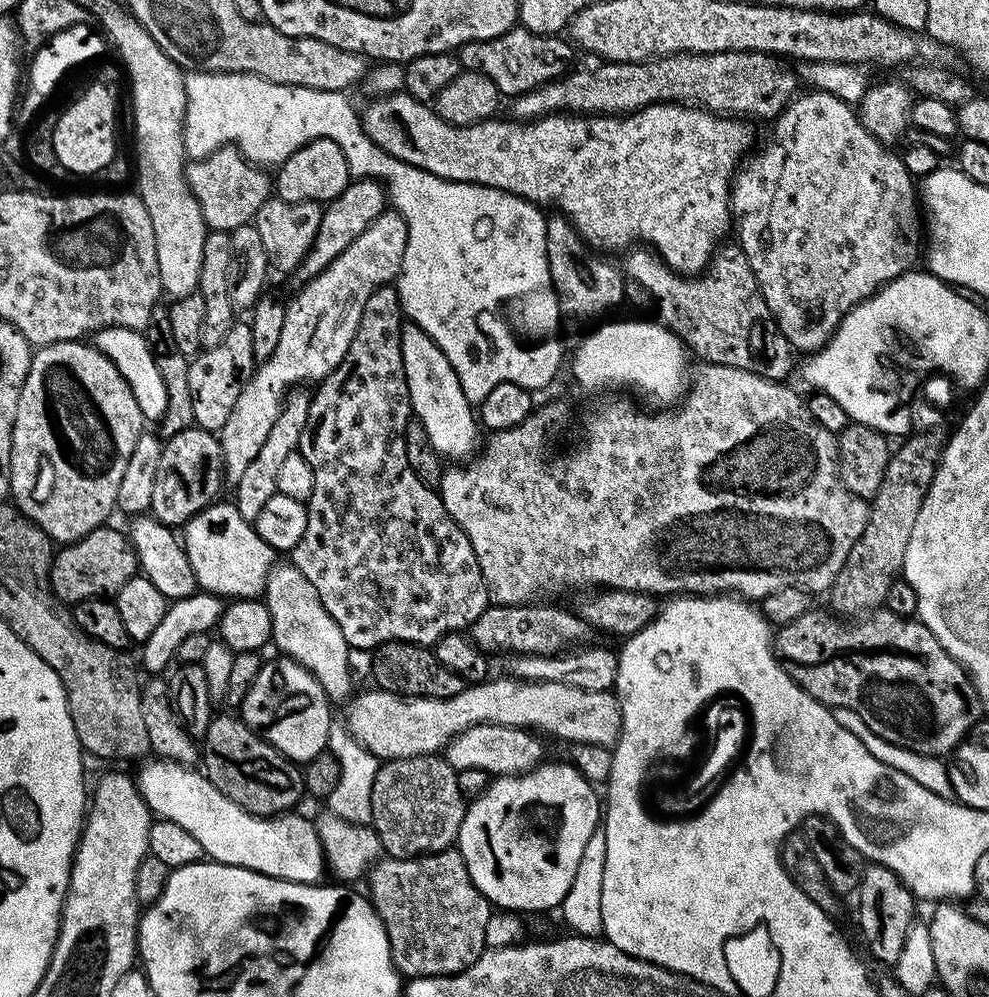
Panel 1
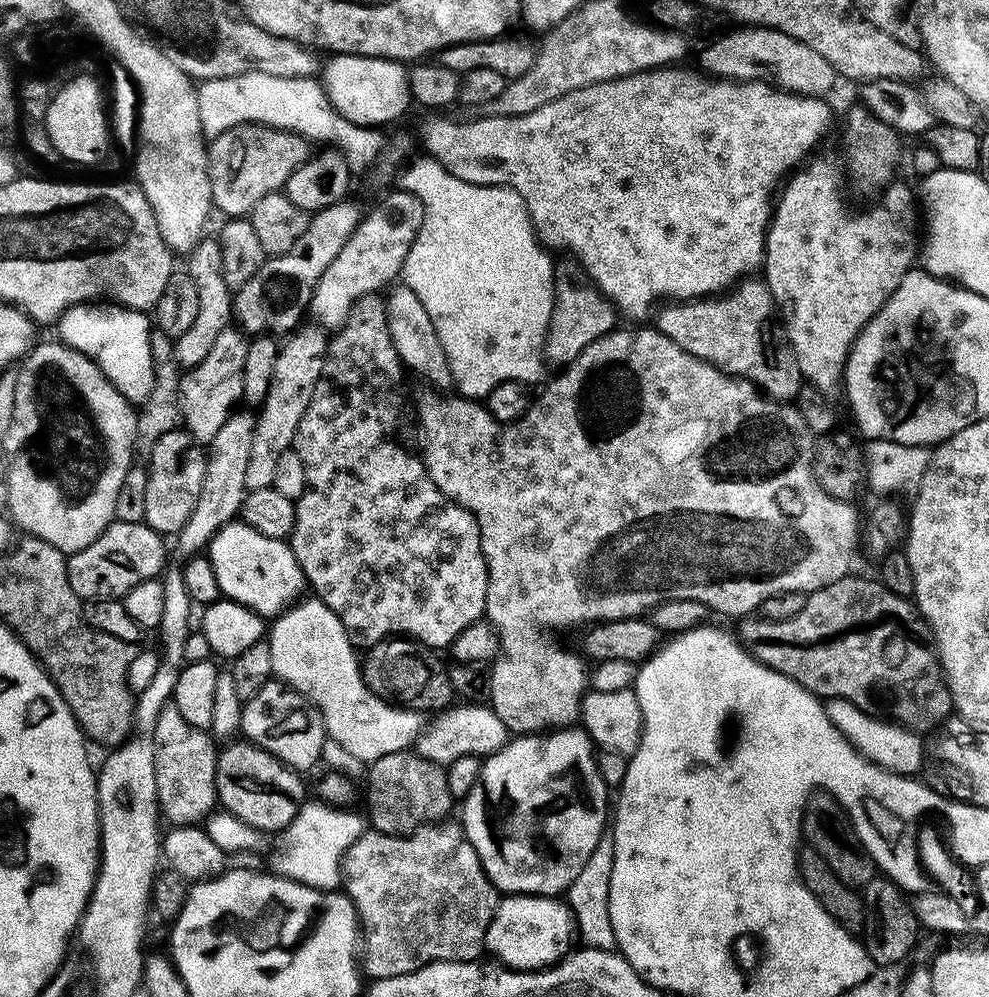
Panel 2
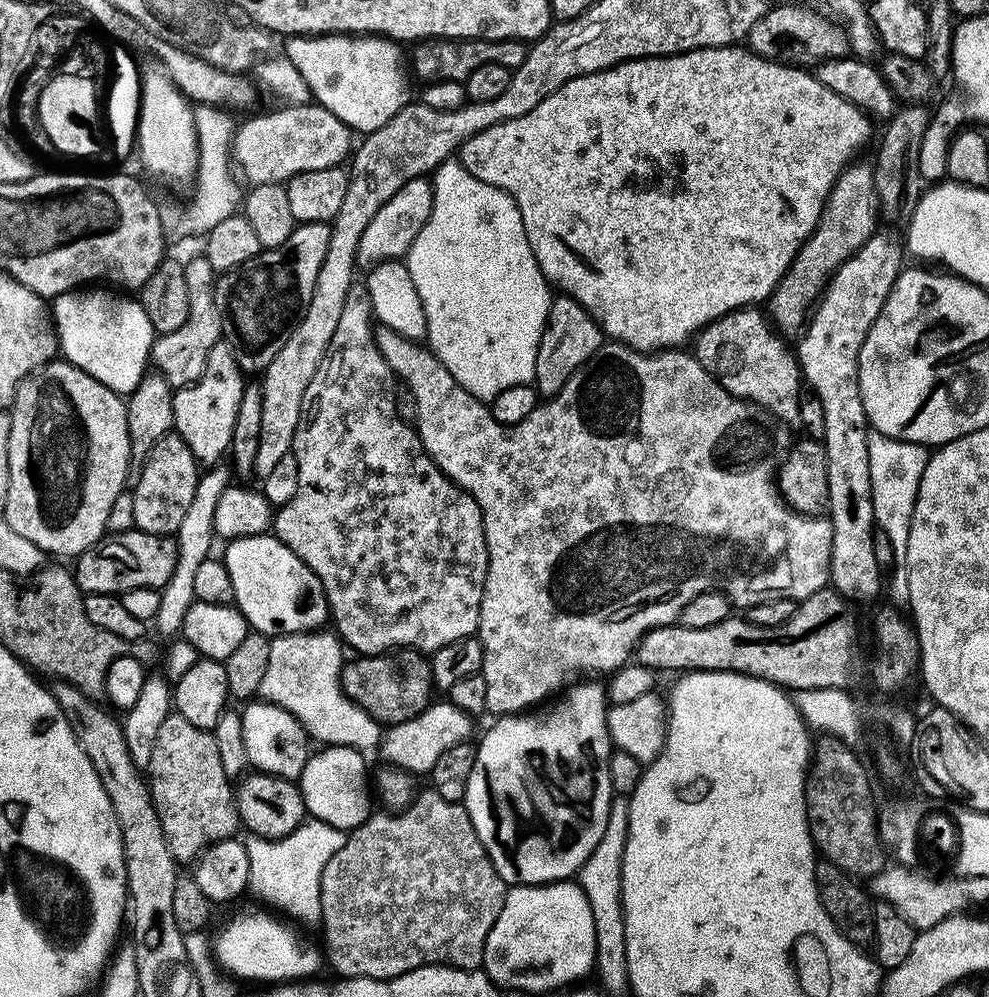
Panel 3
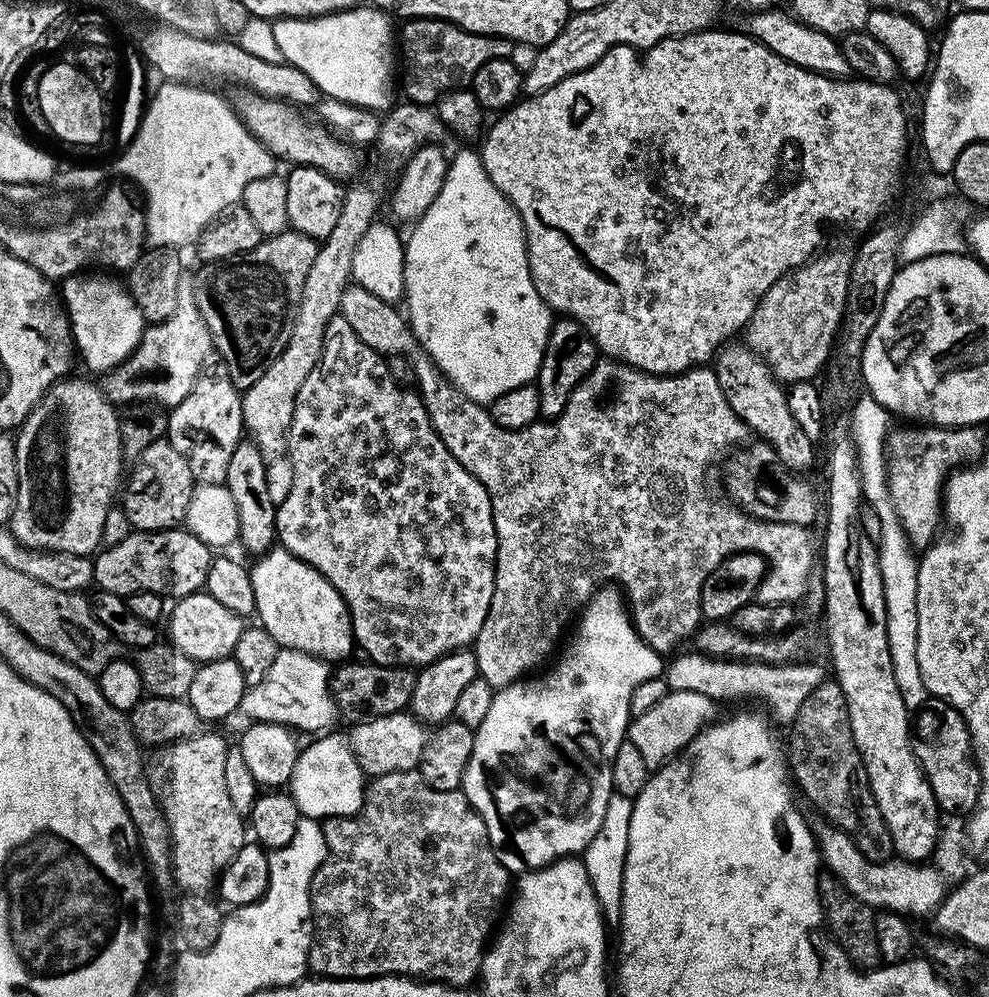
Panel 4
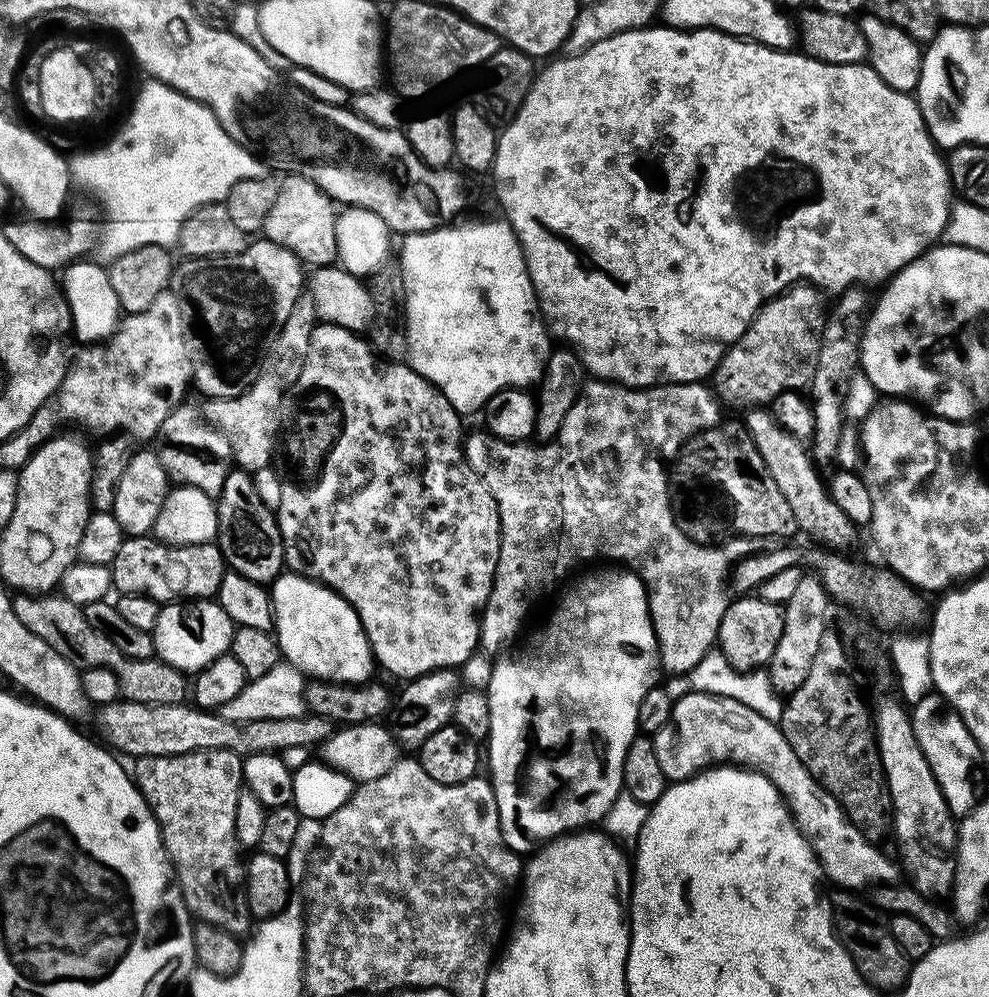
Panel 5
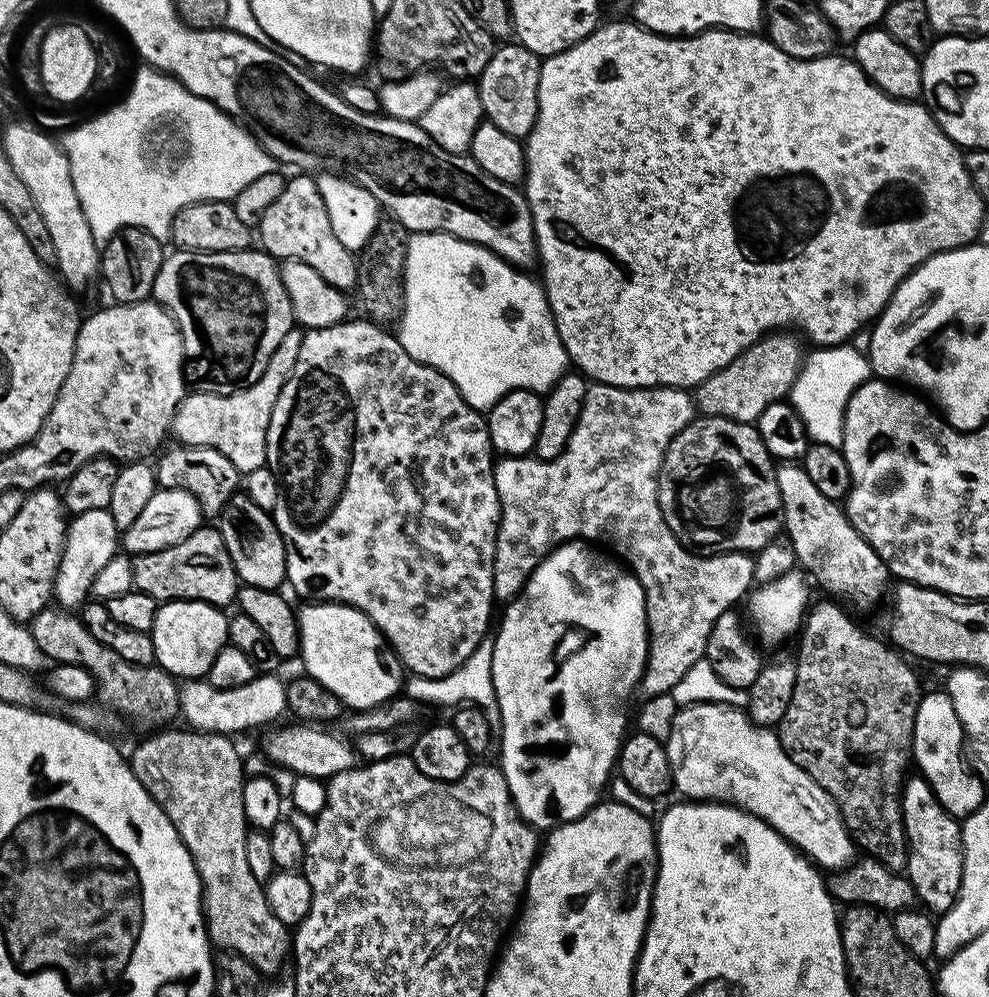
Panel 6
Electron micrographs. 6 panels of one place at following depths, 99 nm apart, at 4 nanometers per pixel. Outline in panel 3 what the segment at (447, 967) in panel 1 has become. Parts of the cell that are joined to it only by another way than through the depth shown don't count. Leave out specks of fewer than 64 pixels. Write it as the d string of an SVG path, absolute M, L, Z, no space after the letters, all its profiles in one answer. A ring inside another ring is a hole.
M431 790L421 791L415 800L420 803L420 890L376 890L376 886L364 886L348 896L344 892L328 892L330 886L320 886L320 919L328 943L326 960L332 963L337 977L393 980L427 964L469 970L483 965L486 938L494 930L498 914L502 914L504 879L494 870L463 803L446 802L446 798Z

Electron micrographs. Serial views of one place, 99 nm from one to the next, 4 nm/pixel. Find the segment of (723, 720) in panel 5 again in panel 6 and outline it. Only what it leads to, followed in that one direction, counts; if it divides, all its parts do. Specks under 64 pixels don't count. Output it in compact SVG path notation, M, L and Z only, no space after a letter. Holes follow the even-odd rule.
M692 703L677 707L674 726L664 749L672 767L675 791L680 791L685 801L731 802L739 806L759 816L821 869L839 870L852 864L854 840L840 816L840 808L834 798L816 783L806 769L792 761L777 733L771 727L760 727L754 723L743 707L718 703Z

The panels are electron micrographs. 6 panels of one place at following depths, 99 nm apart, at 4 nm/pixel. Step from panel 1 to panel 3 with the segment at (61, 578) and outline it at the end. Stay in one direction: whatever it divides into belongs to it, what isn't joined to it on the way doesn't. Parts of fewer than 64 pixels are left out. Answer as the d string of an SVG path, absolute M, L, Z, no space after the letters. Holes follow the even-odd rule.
M129 530L111 538L101 540L99 544L84 551L81 556L75 557L74 575L81 592L119 594L135 588L162 590L168 585L176 565L176 545L169 537Z

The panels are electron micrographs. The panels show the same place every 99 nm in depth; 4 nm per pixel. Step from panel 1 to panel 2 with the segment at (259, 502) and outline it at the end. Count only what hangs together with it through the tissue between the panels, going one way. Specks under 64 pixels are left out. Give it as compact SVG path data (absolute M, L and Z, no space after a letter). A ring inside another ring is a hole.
M297 331L289 335L279 349L274 362L274 378L270 382L270 390L263 404L259 405L260 416L255 417L256 429L250 442L250 459L246 466L246 486L249 490L271 488L277 483L275 480L280 472L280 459L287 452L289 455L292 439L298 430L298 422L302 422L302 414L306 414L306 406L310 406L316 383L324 375L324 361L328 355L330 336L327 331L315 331Z

